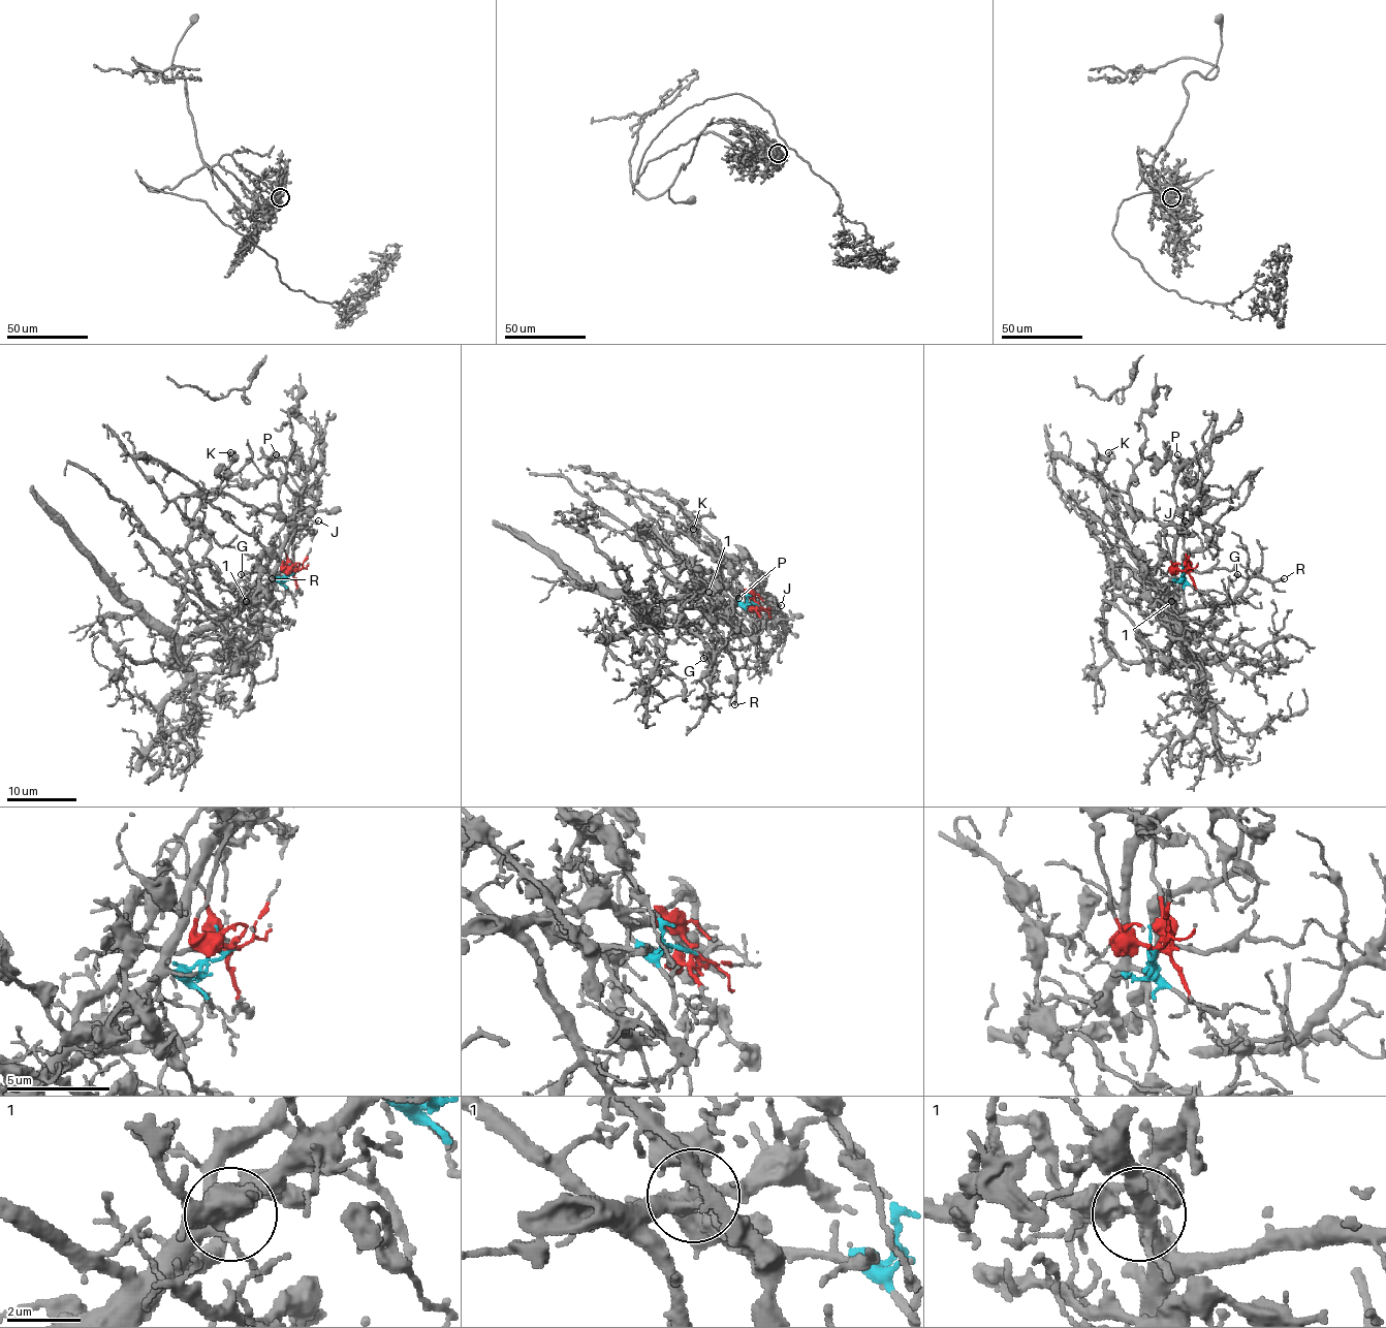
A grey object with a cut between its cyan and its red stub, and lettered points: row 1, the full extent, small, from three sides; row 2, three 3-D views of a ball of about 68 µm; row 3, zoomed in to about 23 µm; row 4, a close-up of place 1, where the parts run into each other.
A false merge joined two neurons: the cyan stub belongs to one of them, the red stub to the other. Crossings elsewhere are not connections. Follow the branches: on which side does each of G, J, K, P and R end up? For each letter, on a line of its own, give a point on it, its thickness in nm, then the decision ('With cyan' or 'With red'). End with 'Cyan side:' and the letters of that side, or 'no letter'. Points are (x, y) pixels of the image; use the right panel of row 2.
G: Place: (1237, 574). Thickness 120 nm. With cyan
J: Place: (1185, 520). Thickness 190 nm. With cyan
K: Place: (1108, 452). Thickness 130 nm. With red
P: Place: (1177, 454). Thickness 100 nm. With red
R: Place: (1284, 578). Thickness 200 nm. With cyan
Cyan side: G, J, R

